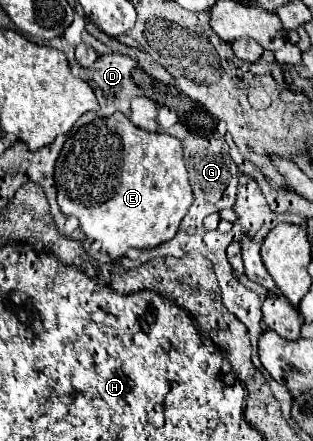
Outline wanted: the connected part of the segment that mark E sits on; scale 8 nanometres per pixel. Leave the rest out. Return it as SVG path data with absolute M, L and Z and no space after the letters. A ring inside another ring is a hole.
M123 113L107 119L95 119L71 135L55 165L57 203L65 215L73 215L81 223L81 231L99 241L111 257L123 257L127 249L153 249L175 237L181 219L193 205L193 189L183 161L181 141L167 133L149 133L131 123Z

